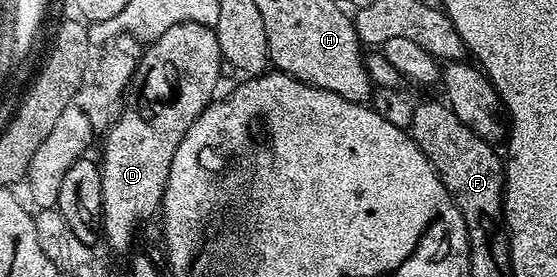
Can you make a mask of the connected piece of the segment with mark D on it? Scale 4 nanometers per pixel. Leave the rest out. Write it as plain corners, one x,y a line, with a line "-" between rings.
199,23
172,25
167,32
151,42
141,54
140,61
130,82
123,110
116,122
109,126
104,141
102,168
102,232
104,243
111,251
126,254
140,222
157,214
162,204
172,157
188,129
208,108
215,98
214,91
220,79
220,65
224,60
215,28

